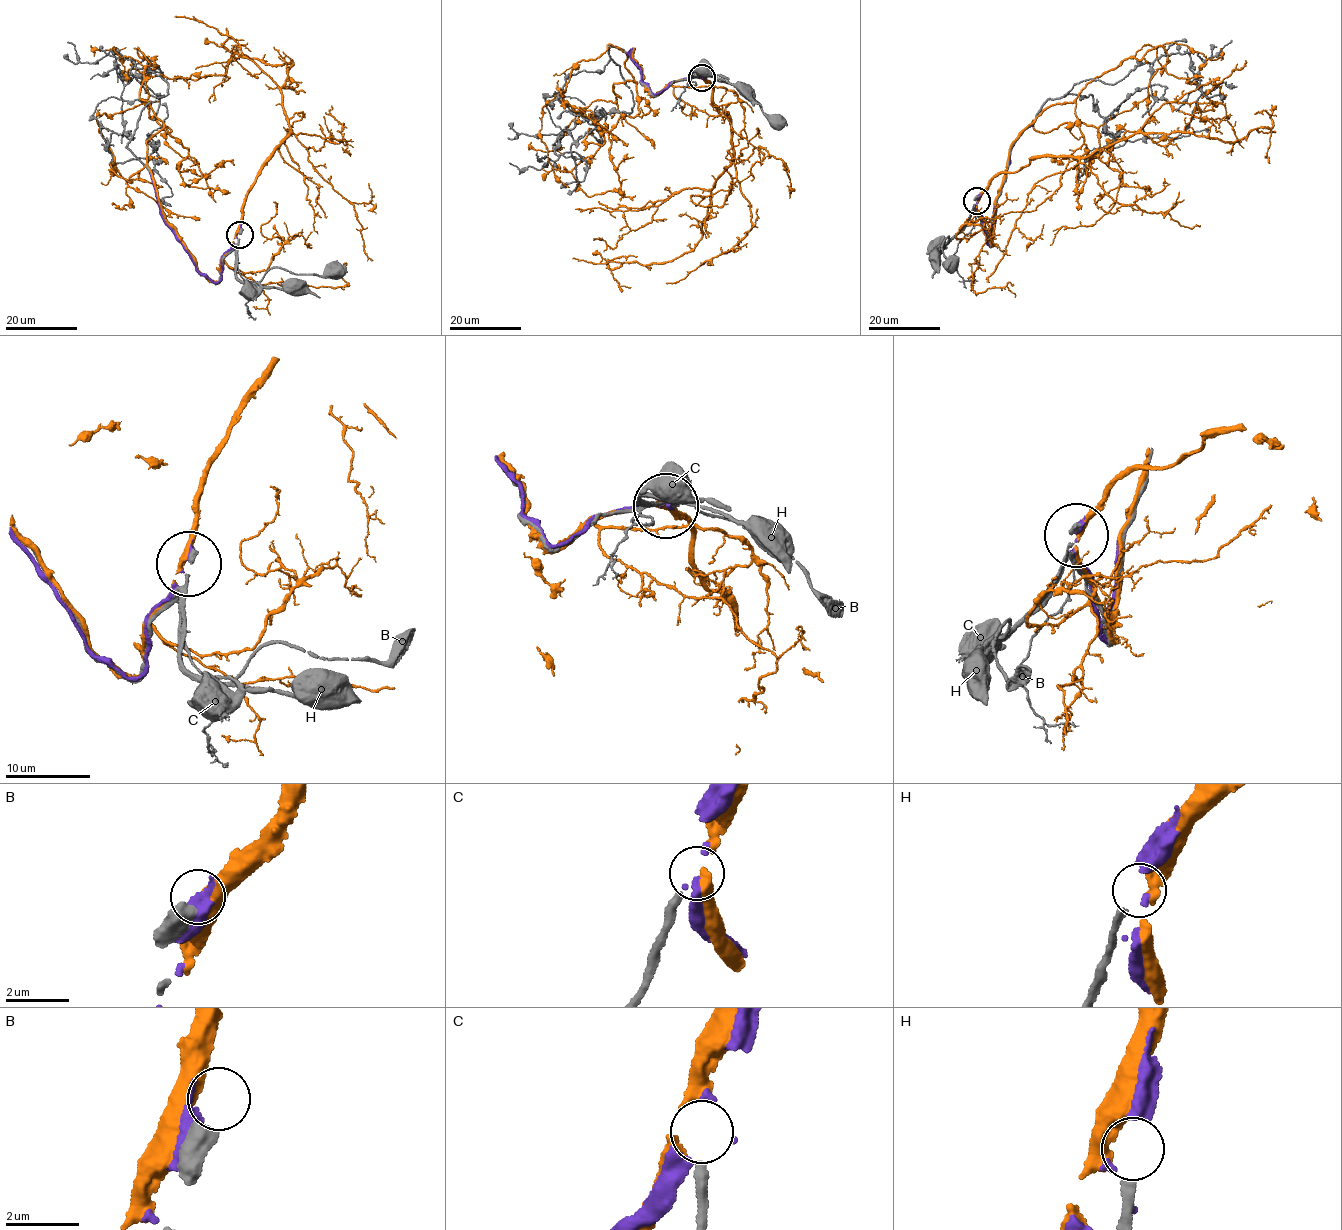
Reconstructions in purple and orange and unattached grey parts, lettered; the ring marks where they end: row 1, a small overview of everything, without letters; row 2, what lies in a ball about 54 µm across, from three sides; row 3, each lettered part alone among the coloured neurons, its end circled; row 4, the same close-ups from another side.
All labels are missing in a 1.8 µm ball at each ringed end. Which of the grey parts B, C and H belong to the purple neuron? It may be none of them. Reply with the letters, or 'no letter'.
H

